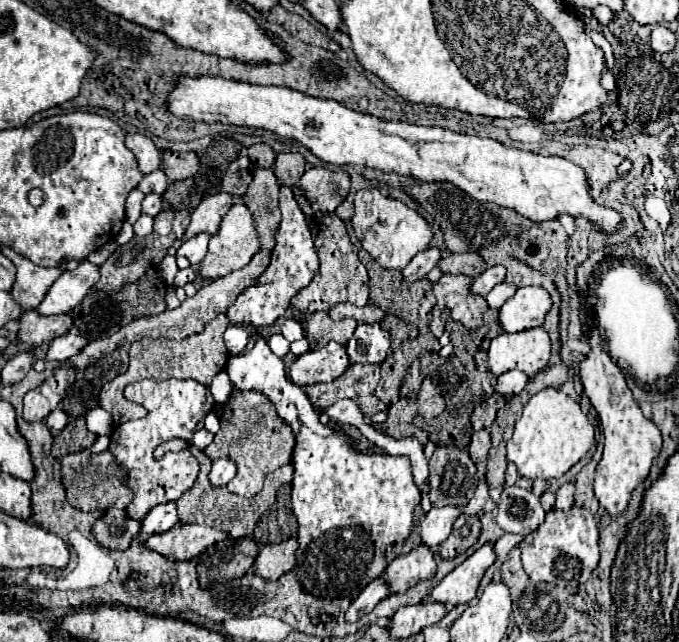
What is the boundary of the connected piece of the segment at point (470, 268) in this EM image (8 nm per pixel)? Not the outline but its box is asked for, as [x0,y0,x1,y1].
[439,253,487,277]

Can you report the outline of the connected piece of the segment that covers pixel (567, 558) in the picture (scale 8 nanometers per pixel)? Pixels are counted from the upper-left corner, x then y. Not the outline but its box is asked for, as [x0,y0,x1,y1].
[521,507,599,583]

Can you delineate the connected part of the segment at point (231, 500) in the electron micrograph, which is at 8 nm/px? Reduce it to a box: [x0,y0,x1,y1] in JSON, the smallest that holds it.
[177,447,293,539]

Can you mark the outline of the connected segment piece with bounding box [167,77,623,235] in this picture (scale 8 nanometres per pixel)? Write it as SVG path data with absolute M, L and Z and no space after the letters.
M181 77L167 97L167 107L177 117L193 121L217 121L269 129L279 137L295 139L321 161L333 165L365 165L381 171L411 175L421 181L449 181L477 201L497 203L519 215L543 223L559 215L585 217L595 231L615 233L623 225L621 213L601 207L589 193L585 169L561 159L545 157L515 147L505 147L495 139L453 133L441 127L421 127L407 123L387 123L377 117L351 111L337 101L307 97L293 89L247 85L221 77Z

